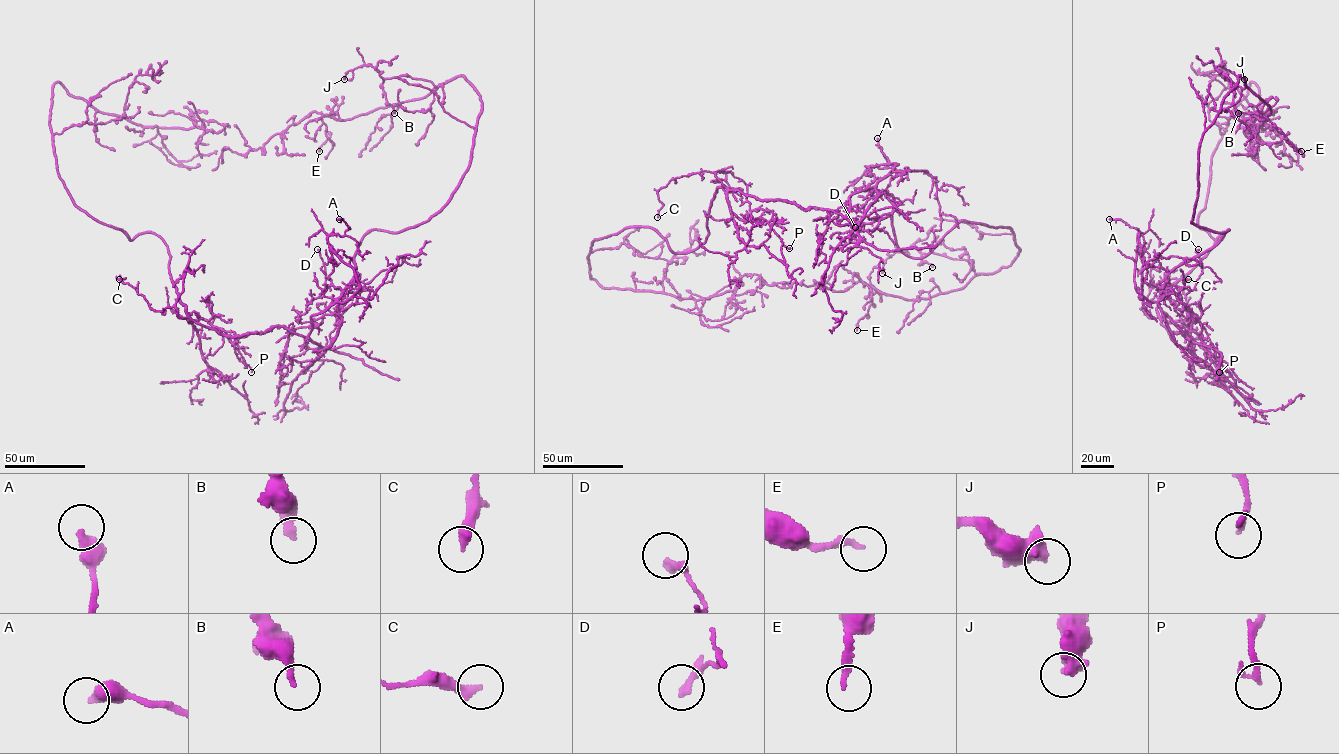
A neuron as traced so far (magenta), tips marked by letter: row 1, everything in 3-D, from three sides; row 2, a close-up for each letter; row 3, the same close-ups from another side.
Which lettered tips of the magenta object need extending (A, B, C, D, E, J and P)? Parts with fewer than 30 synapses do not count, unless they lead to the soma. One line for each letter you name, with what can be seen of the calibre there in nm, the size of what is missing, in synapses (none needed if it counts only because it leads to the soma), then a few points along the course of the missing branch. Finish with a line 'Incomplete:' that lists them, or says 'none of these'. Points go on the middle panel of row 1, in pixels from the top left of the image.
Incomplete: none of these

